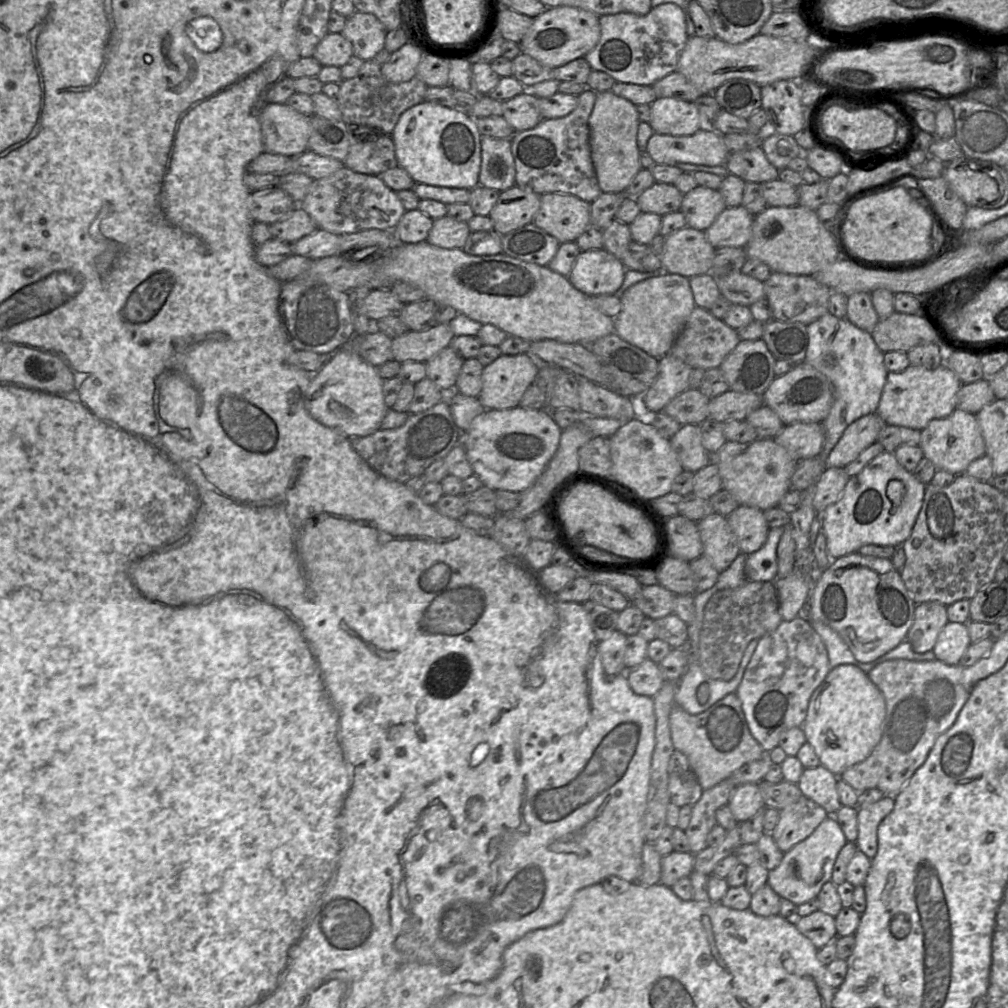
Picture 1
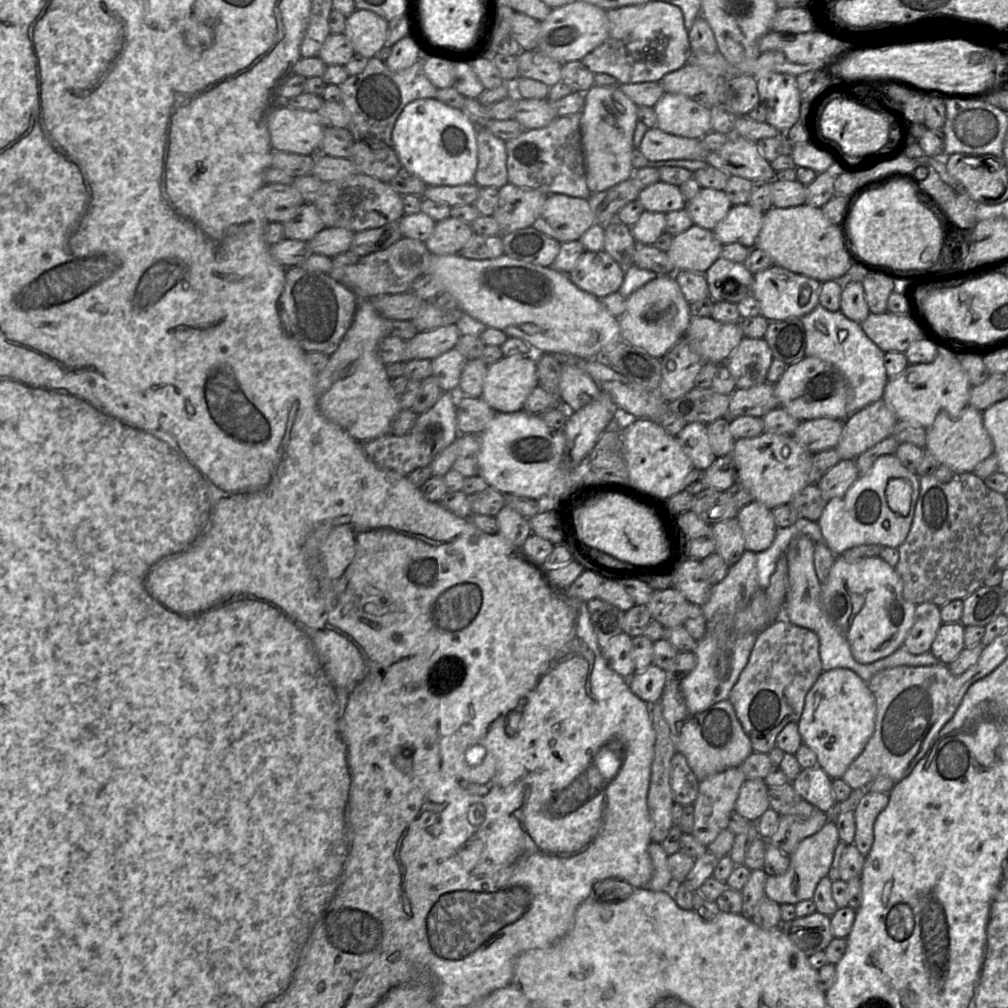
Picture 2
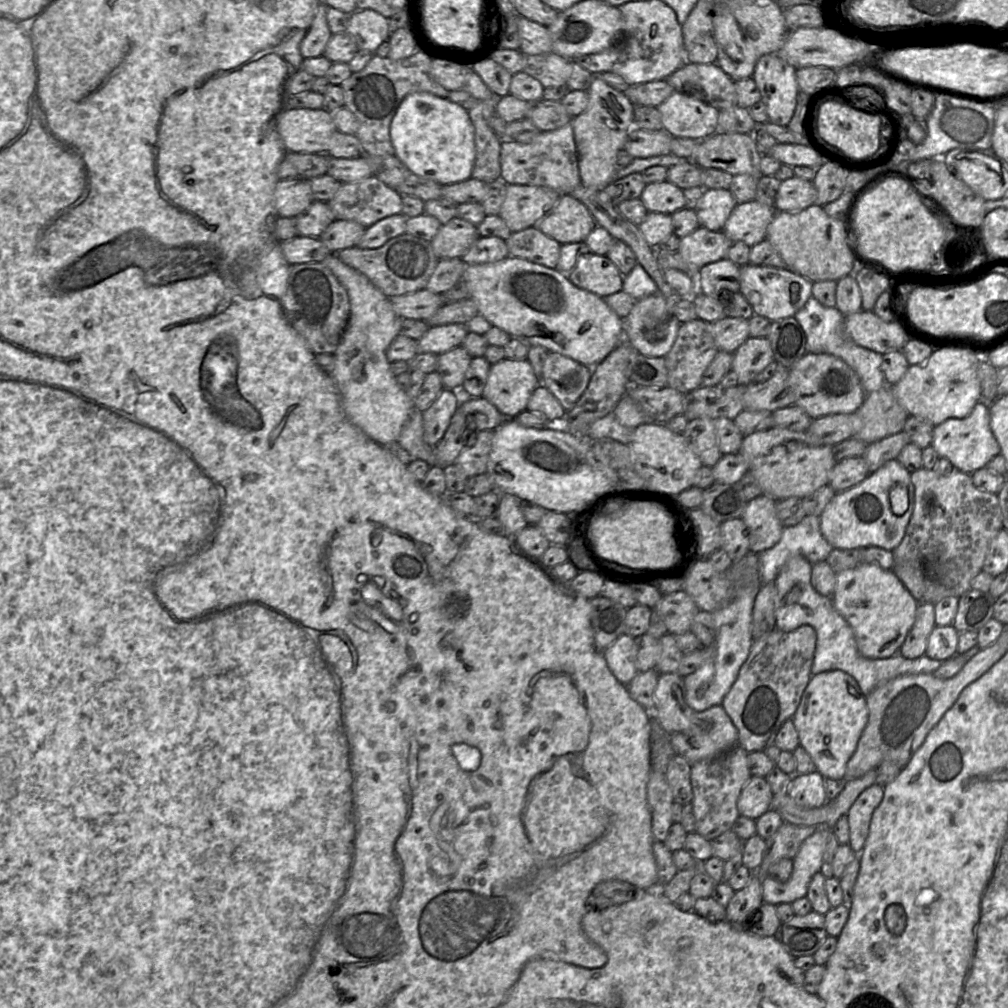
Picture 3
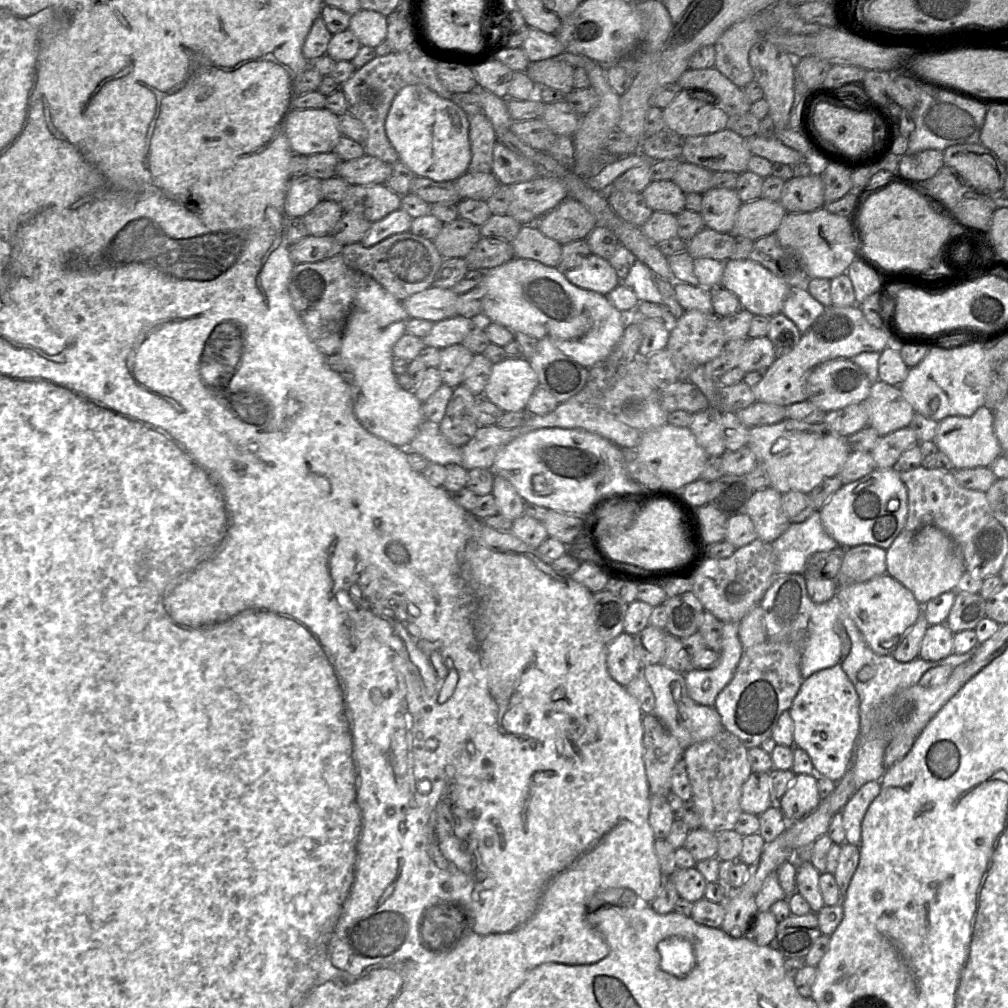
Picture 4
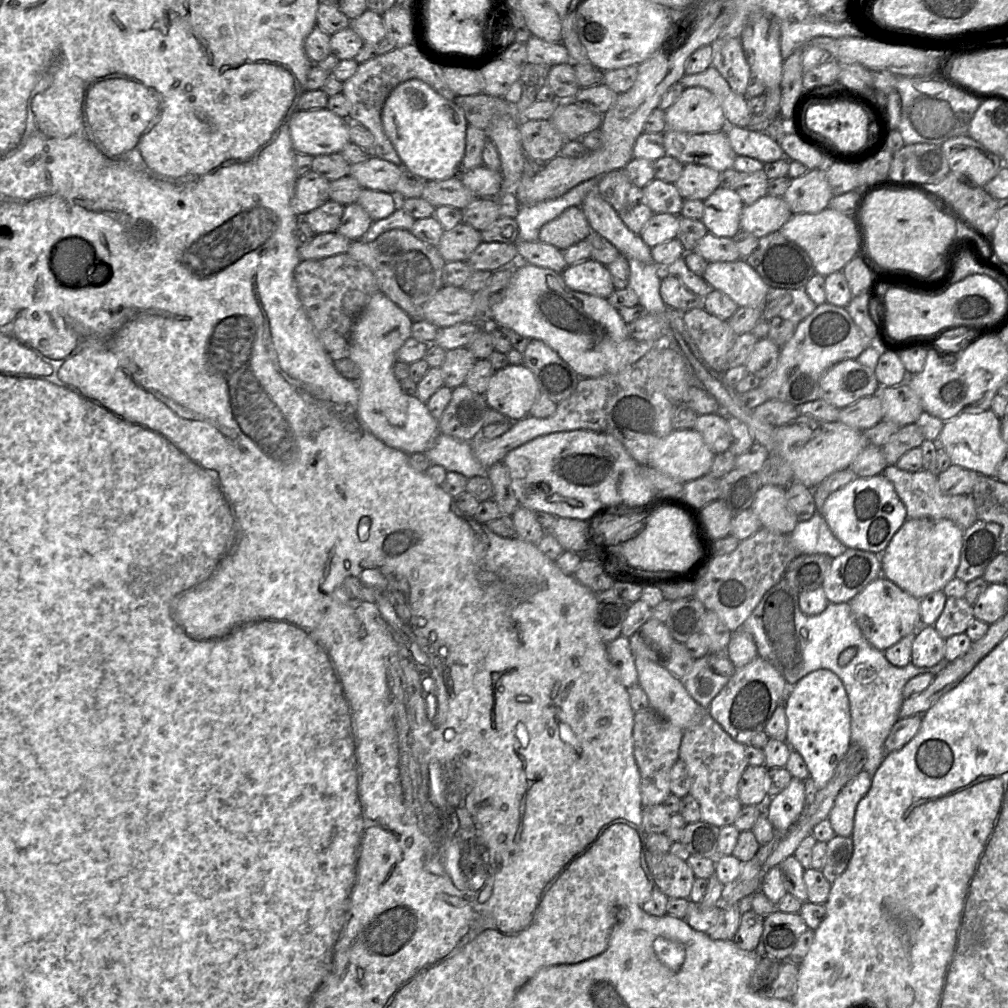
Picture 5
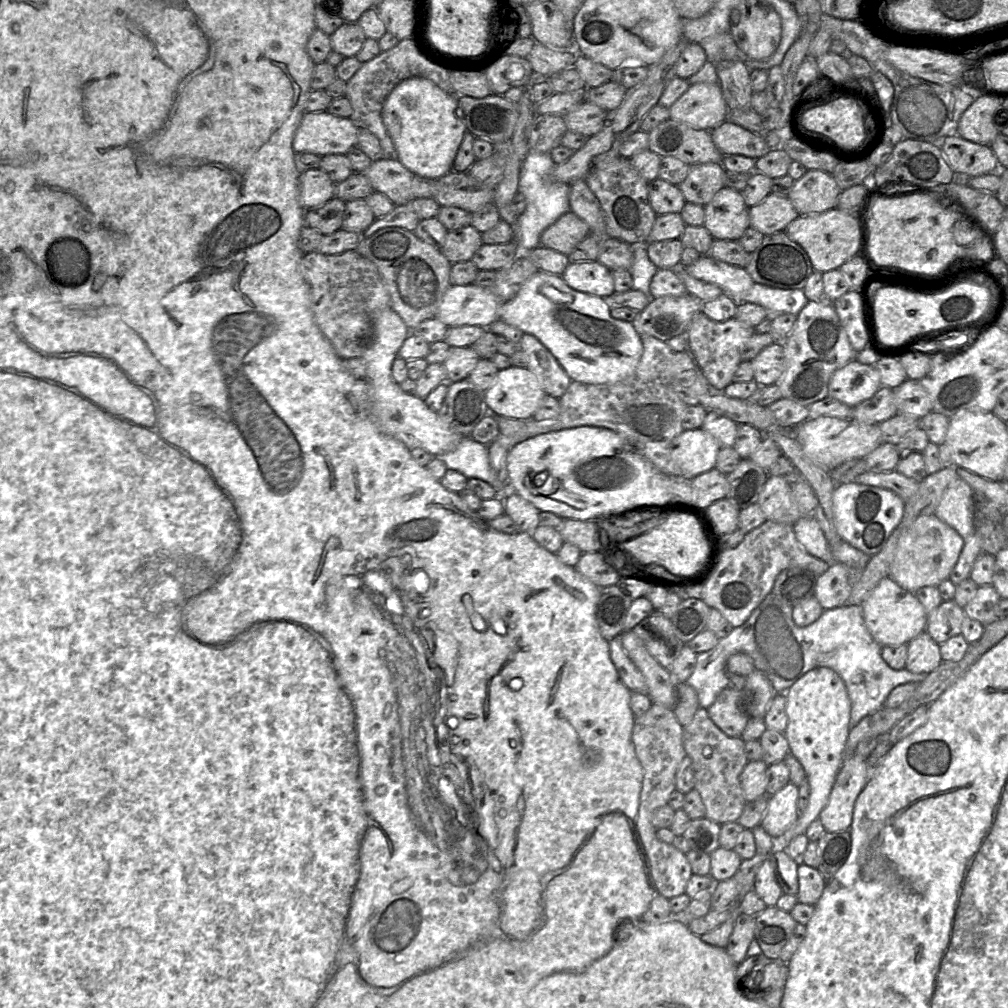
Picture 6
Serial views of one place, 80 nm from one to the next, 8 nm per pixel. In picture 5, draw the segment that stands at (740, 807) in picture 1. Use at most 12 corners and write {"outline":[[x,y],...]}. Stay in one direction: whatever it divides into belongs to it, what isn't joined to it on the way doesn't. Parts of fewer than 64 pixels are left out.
{"outline":[[751,766],[739,782],[743,806],[765,807],[767,767]]}

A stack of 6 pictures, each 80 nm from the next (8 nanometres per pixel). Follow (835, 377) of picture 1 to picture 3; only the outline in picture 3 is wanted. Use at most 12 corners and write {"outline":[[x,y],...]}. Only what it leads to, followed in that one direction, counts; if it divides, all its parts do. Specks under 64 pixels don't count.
{"outline":[[811,296],[794,317],[808,353],[830,354],[866,395],[886,385],[882,354],[861,347],[838,309]]}

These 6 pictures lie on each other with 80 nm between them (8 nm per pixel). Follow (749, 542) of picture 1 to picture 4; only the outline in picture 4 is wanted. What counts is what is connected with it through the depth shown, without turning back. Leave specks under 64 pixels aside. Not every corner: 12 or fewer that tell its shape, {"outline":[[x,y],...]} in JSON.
{"outline":[[755,491],[746,514],[757,537],[774,542],[791,524],[782,494]]}

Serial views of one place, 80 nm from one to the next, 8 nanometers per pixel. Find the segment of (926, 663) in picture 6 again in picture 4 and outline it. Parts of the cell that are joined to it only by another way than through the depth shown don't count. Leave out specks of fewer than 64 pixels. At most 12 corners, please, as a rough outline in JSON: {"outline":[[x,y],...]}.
{"outline":[[929,625],[919,658],[938,661],[953,653],[954,633]]}

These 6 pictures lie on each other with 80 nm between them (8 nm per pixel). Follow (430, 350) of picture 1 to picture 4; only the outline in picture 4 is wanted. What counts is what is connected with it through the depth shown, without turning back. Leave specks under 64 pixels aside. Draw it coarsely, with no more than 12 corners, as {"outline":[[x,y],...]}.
{"outline":[[453,316],[433,324],[425,347],[460,344],[473,329],[471,318]]}

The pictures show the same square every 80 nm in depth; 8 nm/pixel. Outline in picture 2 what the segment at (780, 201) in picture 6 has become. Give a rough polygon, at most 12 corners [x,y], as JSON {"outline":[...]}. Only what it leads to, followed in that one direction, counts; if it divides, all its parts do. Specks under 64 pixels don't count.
{"outline":[[735,205],[713,229],[723,245],[752,249],[764,213]]}

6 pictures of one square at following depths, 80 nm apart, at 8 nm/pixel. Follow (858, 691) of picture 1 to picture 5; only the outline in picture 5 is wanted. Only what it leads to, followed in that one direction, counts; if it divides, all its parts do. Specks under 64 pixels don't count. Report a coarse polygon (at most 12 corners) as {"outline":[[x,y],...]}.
{"outline":[[810,672],[785,699],[786,742],[817,790],[851,745],[839,677]]}

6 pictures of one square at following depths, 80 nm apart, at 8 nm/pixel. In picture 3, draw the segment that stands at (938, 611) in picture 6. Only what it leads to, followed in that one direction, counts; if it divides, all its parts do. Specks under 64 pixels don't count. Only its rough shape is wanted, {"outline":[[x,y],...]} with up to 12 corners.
{"outline":[[971,589],[959,597],[952,625],[978,631],[993,618],[989,592]]}

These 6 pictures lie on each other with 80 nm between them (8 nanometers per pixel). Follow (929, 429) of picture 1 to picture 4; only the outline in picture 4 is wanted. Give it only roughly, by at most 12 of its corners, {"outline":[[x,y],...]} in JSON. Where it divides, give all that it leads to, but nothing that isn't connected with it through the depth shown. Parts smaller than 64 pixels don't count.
{"outline":[[993,411],[939,422],[934,442],[954,469],[990,467],[1003,454]]}

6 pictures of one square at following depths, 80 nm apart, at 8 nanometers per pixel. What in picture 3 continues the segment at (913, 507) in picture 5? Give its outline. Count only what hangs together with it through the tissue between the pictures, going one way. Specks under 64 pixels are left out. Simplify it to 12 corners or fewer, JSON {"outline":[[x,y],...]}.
{"outline":[[911,473],[894,561],[937,562],[922,602],[971,590],[1004,528],[971,475]]}

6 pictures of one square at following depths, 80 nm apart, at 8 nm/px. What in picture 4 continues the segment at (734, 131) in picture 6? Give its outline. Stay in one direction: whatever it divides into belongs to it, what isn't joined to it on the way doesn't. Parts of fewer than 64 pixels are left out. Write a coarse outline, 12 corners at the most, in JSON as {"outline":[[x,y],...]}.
{"outline":[[777,137],[745,139],[753,155],[773,163],[794,165],[801,153]]}

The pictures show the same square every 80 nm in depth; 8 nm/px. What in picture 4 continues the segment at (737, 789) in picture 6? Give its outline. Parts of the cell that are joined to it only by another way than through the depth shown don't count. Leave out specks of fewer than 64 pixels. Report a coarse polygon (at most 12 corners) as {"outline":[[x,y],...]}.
{"outline":[[726,729],[684,750],[702,828],[734,830],[752,773]]}

